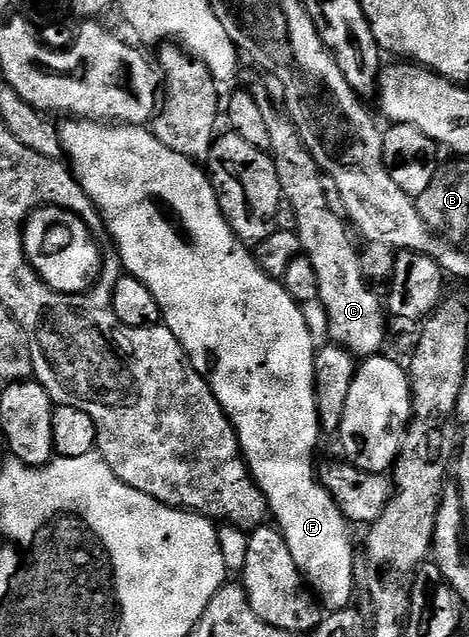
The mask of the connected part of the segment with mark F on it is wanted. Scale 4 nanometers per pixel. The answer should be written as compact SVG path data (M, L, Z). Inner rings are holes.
M66 120L59 125L58 135L62 141L63 155L68 159L68 165L74 172L74 178L88 192L94 207L102 214L106 222L106 231L114 242L114 249L122 257L122 268L136 280L148 284L152 296L156 296L156 304L162 309L162 322L176 336L184 352L190 357L190 363L206 379L222 411L234 425L238 443L242 449L242 457L246 459L246 467L254 477L254 483L264 492L267 504L270 505L270 514L281 530L284 540L288 544L288 552L292 552L292 560L296 560L298 571L303 579L312 587L319 603L327 611L345 610L351 605L354 598L354 542L350 539L351 523L340 512L340 508L332 500L329 492L318 483L316 477L316 457L314 449L318 446L318 409L316 408L316 392L314 391L314 351L312 337L309 336L308 327L304 322L302 307L295 302L291 294L277 278L269 278L254 259L253 253L248 249L247 243L239 240L226 223L225 216L218 203L214 185L210 182L209 173L199 163L191 158L180 156L180 152L172 152L172 148L164 148L160 140L145 125L127 126L125 124L111 124L105 120Z

